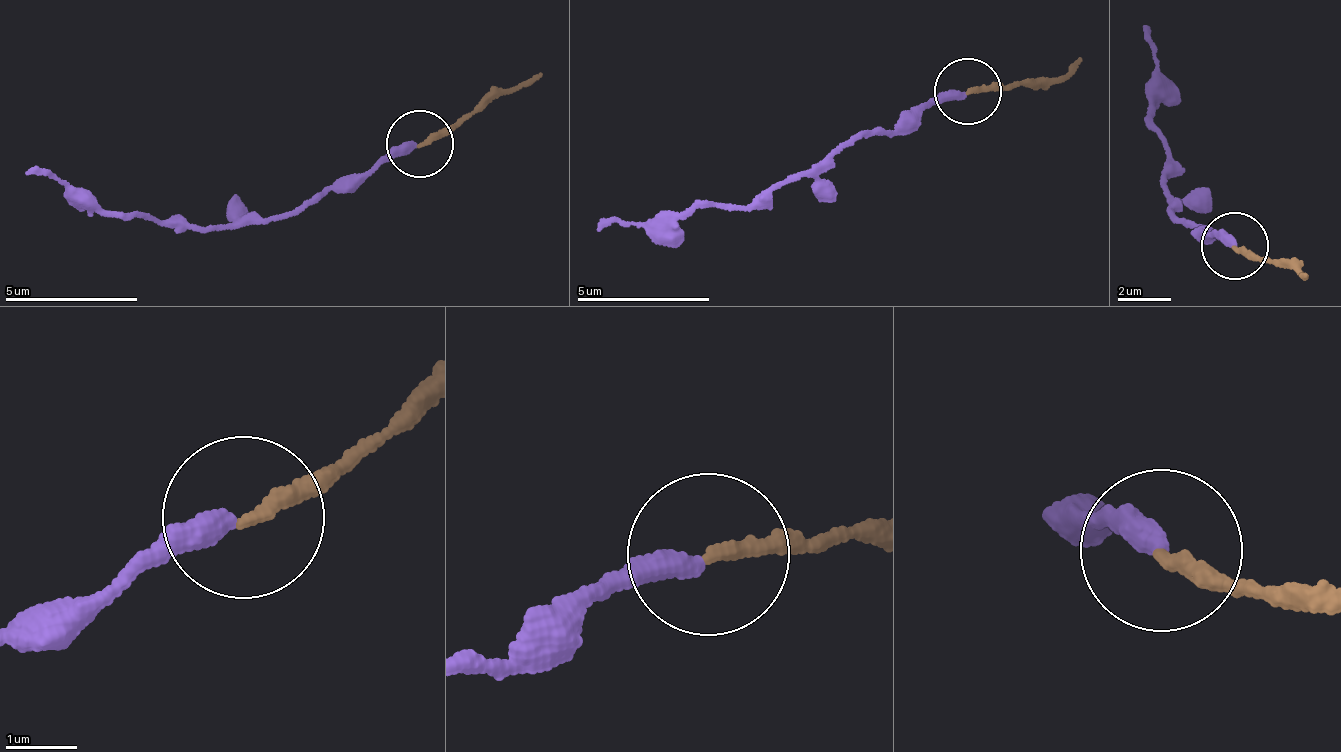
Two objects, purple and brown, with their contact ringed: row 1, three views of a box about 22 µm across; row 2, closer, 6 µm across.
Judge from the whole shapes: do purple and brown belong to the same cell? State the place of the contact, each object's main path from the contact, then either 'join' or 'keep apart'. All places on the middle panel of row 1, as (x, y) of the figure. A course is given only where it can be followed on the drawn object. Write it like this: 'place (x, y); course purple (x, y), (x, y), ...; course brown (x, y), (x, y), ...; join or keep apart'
place (968, 91); course purple (967, 94), (861, 134), (787, 175), (744, 208), (663, 213), (596, 224); course brown (967, 94), (1063, 78), (1079, 58); join

